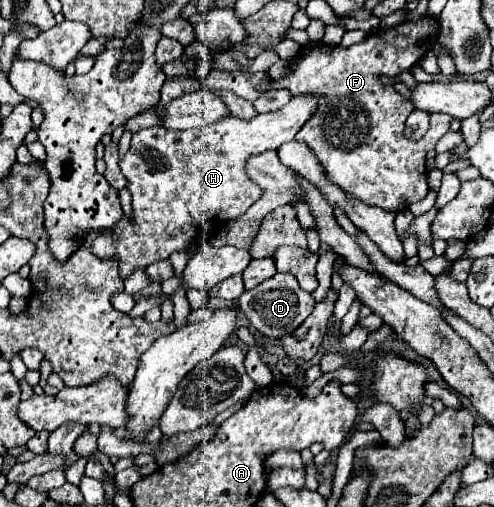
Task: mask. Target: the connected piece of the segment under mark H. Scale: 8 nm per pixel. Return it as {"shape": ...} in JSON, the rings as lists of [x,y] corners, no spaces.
{"shape":[[[304,93],[292,97],[292,101],[282,109],[262,113],[252,121],[238,121],[238,117],[230,115],[202,129],[174,131],[166,127],[152,127],[136,133],[132,137],[130,151],[120,161],[122,175],[130,181],[128,189],[132,193],[134,219],[122,219],[118,225],[114,225],[112,229],[116,237],[96,237],[94,253],[98,253],[98,257],[118,257],[120,273],[124,279],[136,267],[146,267],[158,259],[166,259],[172,251],[184,251],[188,243],[196,239],[198,229],[210,230],[214,228],[214,221],[228,221],[244,215],[246,209],[262,197],[262,189],[254,181],[250,181],[244,171],[246,159],[260,151],[278,149],[278,145],[292,141],[294,135],[304,127],[304,123],[314,117],[318,103],[320,97],[316,93]]]}

